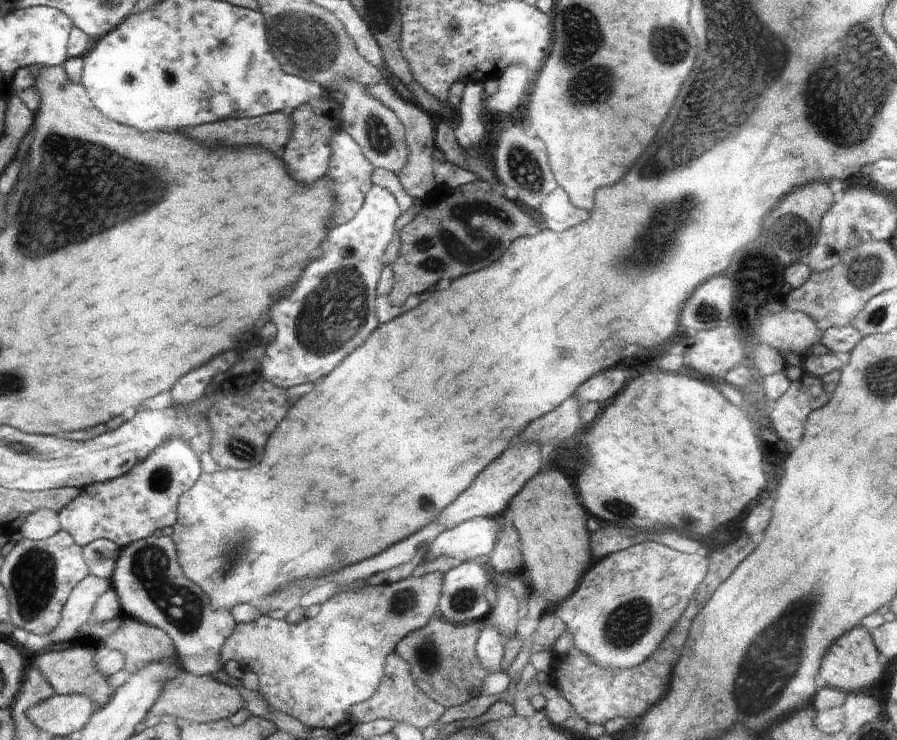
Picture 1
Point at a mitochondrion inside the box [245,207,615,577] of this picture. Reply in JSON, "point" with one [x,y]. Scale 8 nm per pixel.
{"point":[334,312]}

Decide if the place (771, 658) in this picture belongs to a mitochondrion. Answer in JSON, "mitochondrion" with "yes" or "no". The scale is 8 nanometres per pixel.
{"mitochondrion":"yes"}

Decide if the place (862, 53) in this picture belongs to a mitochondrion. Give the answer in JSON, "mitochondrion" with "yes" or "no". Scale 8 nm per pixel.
{"mitochondrion":"yes"}

